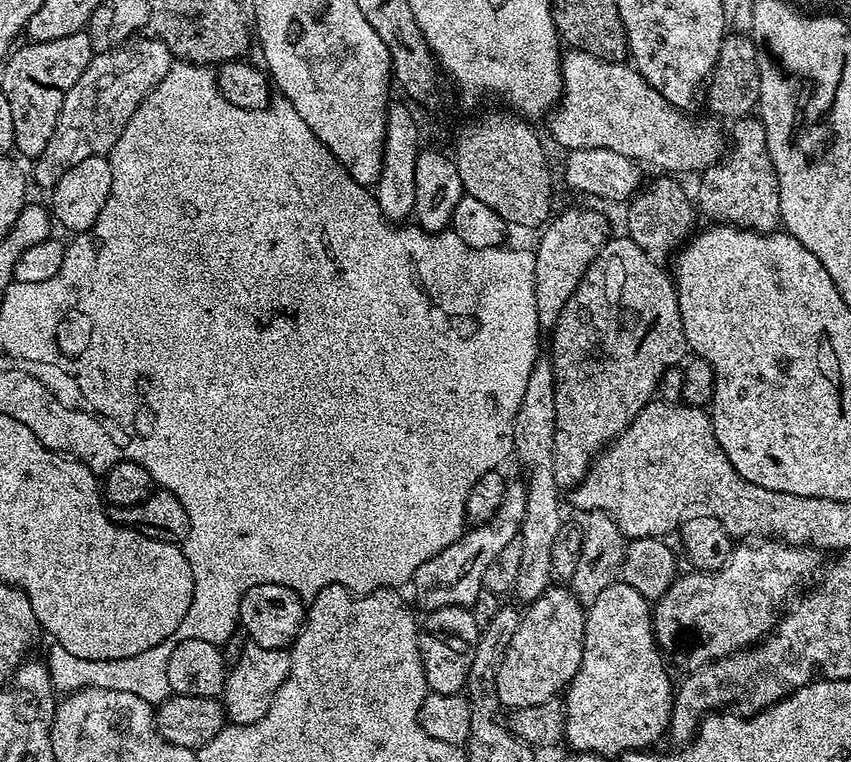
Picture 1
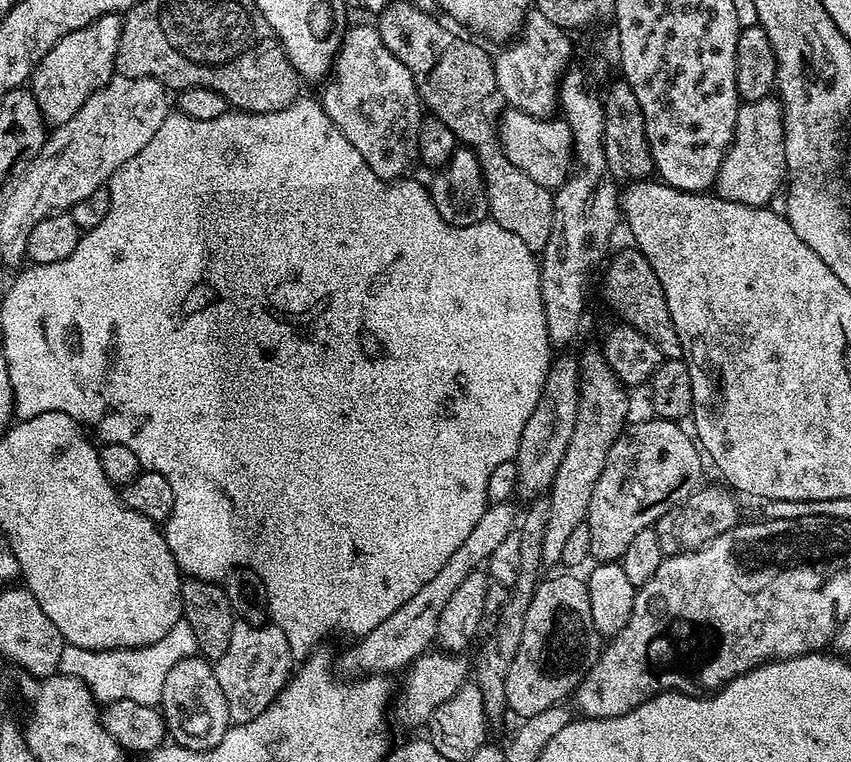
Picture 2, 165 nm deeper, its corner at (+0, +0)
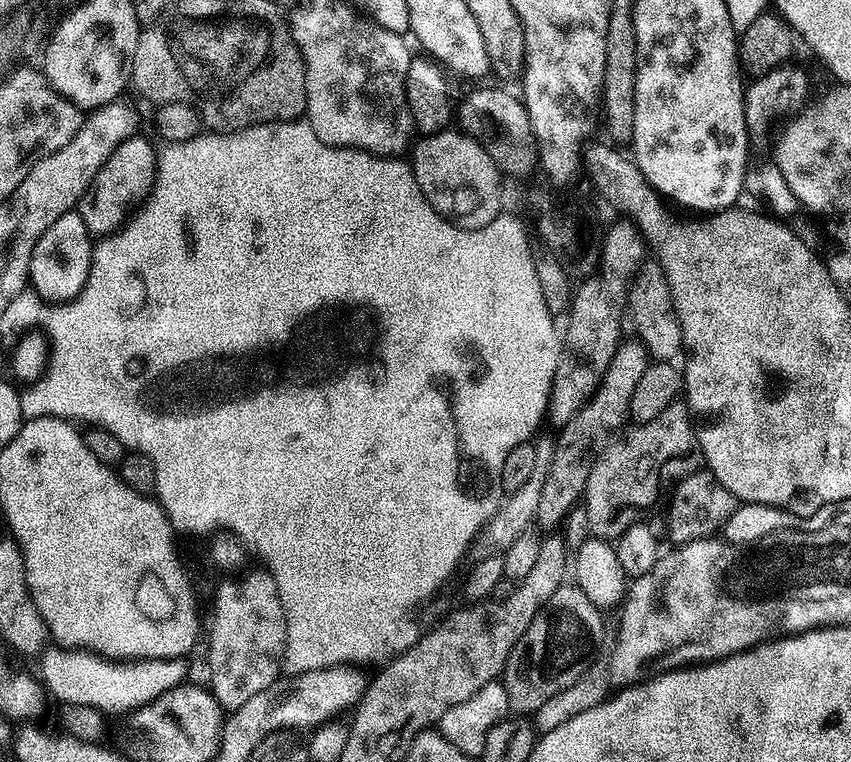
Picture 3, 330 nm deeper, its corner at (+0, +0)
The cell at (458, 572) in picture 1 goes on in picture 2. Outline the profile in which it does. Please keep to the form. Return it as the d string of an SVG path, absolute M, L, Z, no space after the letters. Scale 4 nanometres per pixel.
M560 354L557 360L555 357L551 361L544 379L544 389L538 398L538 406L534 406L534 414L530 414L530 419L526 421L526 430L522 430L522 438L518 442L518 450L514 461L518 470L516 496L519 499L524 499L524 502L537 499L551 488L554 482L554 474L562 462L562 454L566 454L566 450L570 446L570 438L574 434L574 422L576 421L578 398L580 397L580 365L575 355L573 357L564 355L568 354Z

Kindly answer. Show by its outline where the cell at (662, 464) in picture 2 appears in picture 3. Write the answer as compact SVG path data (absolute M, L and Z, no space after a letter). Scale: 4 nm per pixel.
M677 402L666 406L666 410L662 410L662 414L658 414L658 418L645 424L636 424L632 426L632 429L630 428L619 438L613 439L608 447L595 457L590 470L590 478L586 482L582 497L589 533L593 537L609 542L616 541L632 524L643 521L645 519L644 512L650 511L660 499L663 501L669 489L683 476L689 476L691 472L699 472L702 468L696 425L690 415L687 403Z

